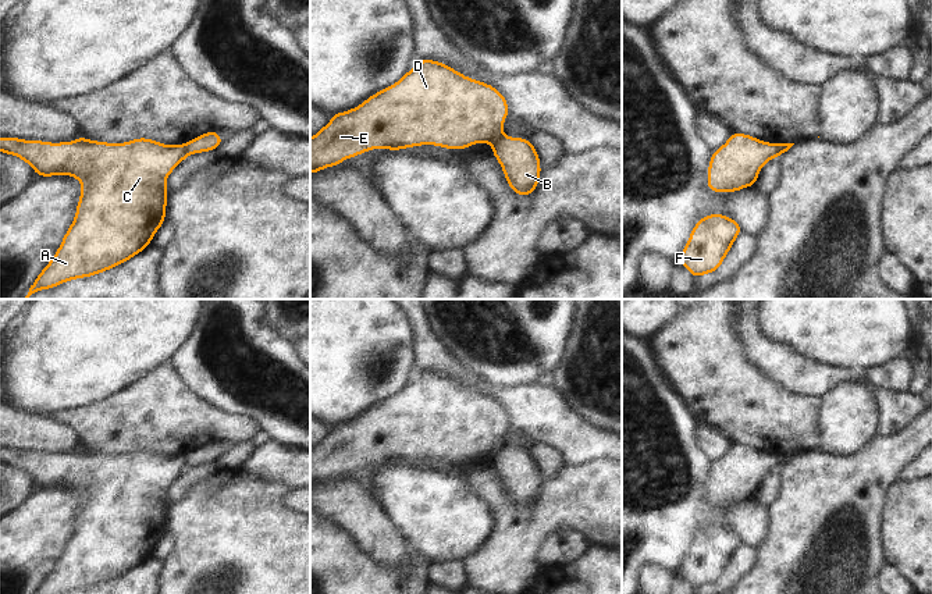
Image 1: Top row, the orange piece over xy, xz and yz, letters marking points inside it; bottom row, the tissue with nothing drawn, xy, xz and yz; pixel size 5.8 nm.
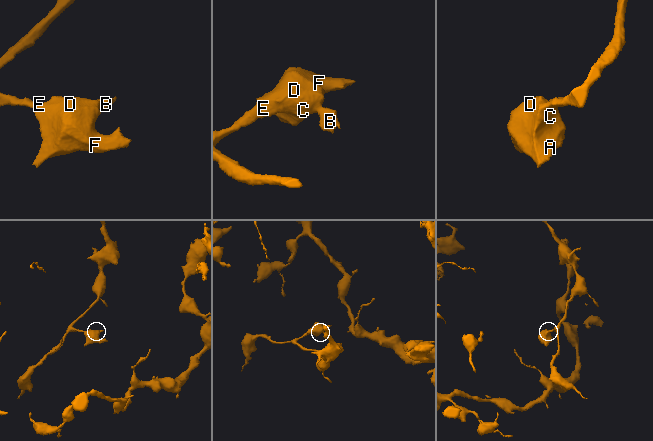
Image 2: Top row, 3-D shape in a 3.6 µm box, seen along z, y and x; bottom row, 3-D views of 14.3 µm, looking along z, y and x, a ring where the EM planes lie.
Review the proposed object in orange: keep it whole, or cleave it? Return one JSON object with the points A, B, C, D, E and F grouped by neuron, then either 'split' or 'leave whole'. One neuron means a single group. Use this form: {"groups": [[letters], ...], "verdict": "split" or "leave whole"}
{"groups": [["A", "C", "D", "E", "F"], ["B"]], "verdict": "split"}

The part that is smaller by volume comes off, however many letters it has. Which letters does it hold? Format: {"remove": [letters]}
{"remove": ["B"]}

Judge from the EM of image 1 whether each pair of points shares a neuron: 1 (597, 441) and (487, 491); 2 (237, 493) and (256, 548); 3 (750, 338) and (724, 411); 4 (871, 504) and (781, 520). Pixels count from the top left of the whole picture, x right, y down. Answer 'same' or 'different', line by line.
1: different
2: same
3: different
4: same

